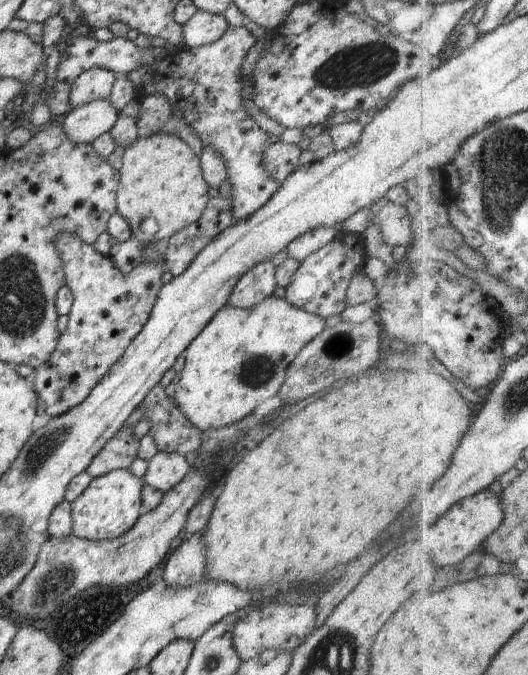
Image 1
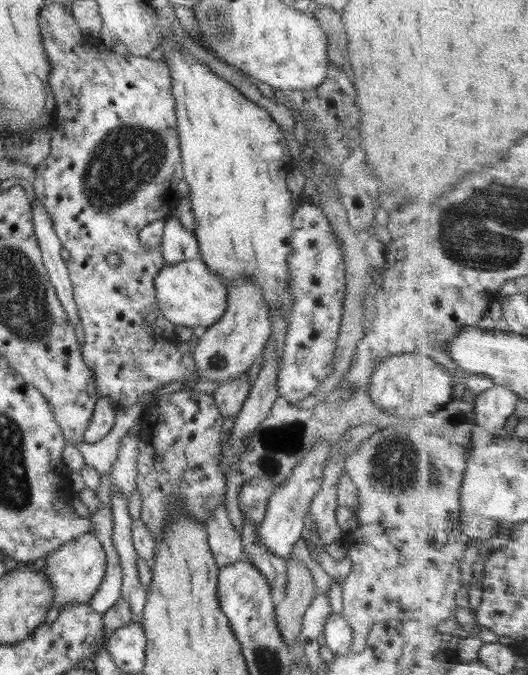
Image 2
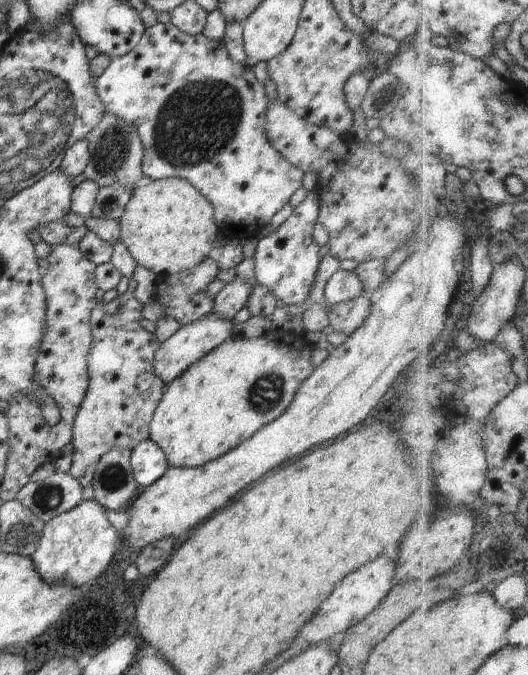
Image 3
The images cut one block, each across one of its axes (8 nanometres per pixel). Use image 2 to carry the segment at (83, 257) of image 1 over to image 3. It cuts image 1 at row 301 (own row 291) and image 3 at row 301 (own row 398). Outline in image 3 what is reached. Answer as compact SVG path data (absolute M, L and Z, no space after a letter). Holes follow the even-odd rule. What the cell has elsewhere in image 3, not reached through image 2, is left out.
M126 291L107 303L99 302L91 312L93 341L87 356L89 368L89 388L73 422L72 464L69 473L82 488L91 486L100 457L112 447L132 450L139 442L149 438L149 424L157 404L165 392L166 385L155 375L152 368L155 354L160 346L156 337L141 325L141 310L144 305Z

